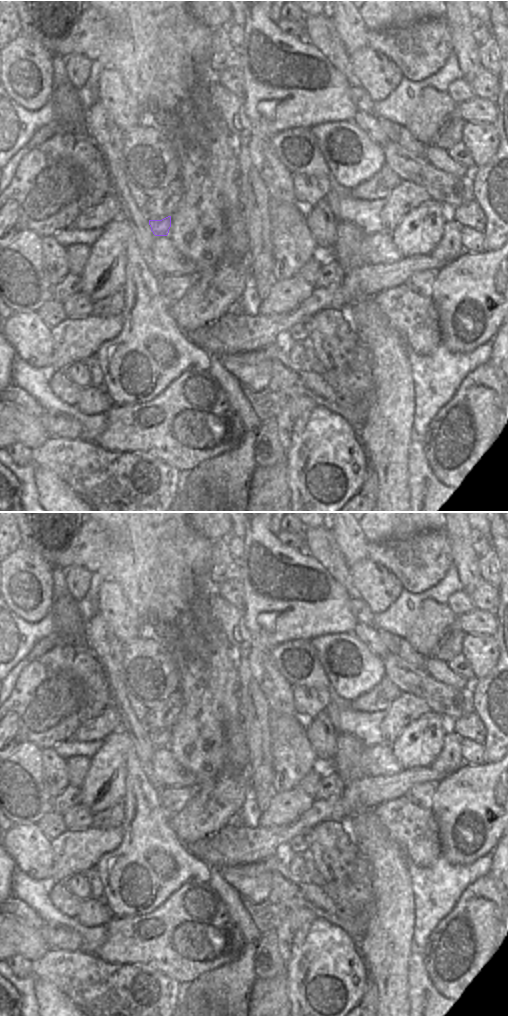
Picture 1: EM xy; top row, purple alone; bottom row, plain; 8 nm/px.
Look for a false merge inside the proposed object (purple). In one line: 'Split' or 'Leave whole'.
Leave whole

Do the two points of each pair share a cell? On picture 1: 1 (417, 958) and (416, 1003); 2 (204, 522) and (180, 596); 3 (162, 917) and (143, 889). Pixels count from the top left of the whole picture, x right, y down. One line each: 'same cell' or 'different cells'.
1: same cell
2: different cells
3: different cells

